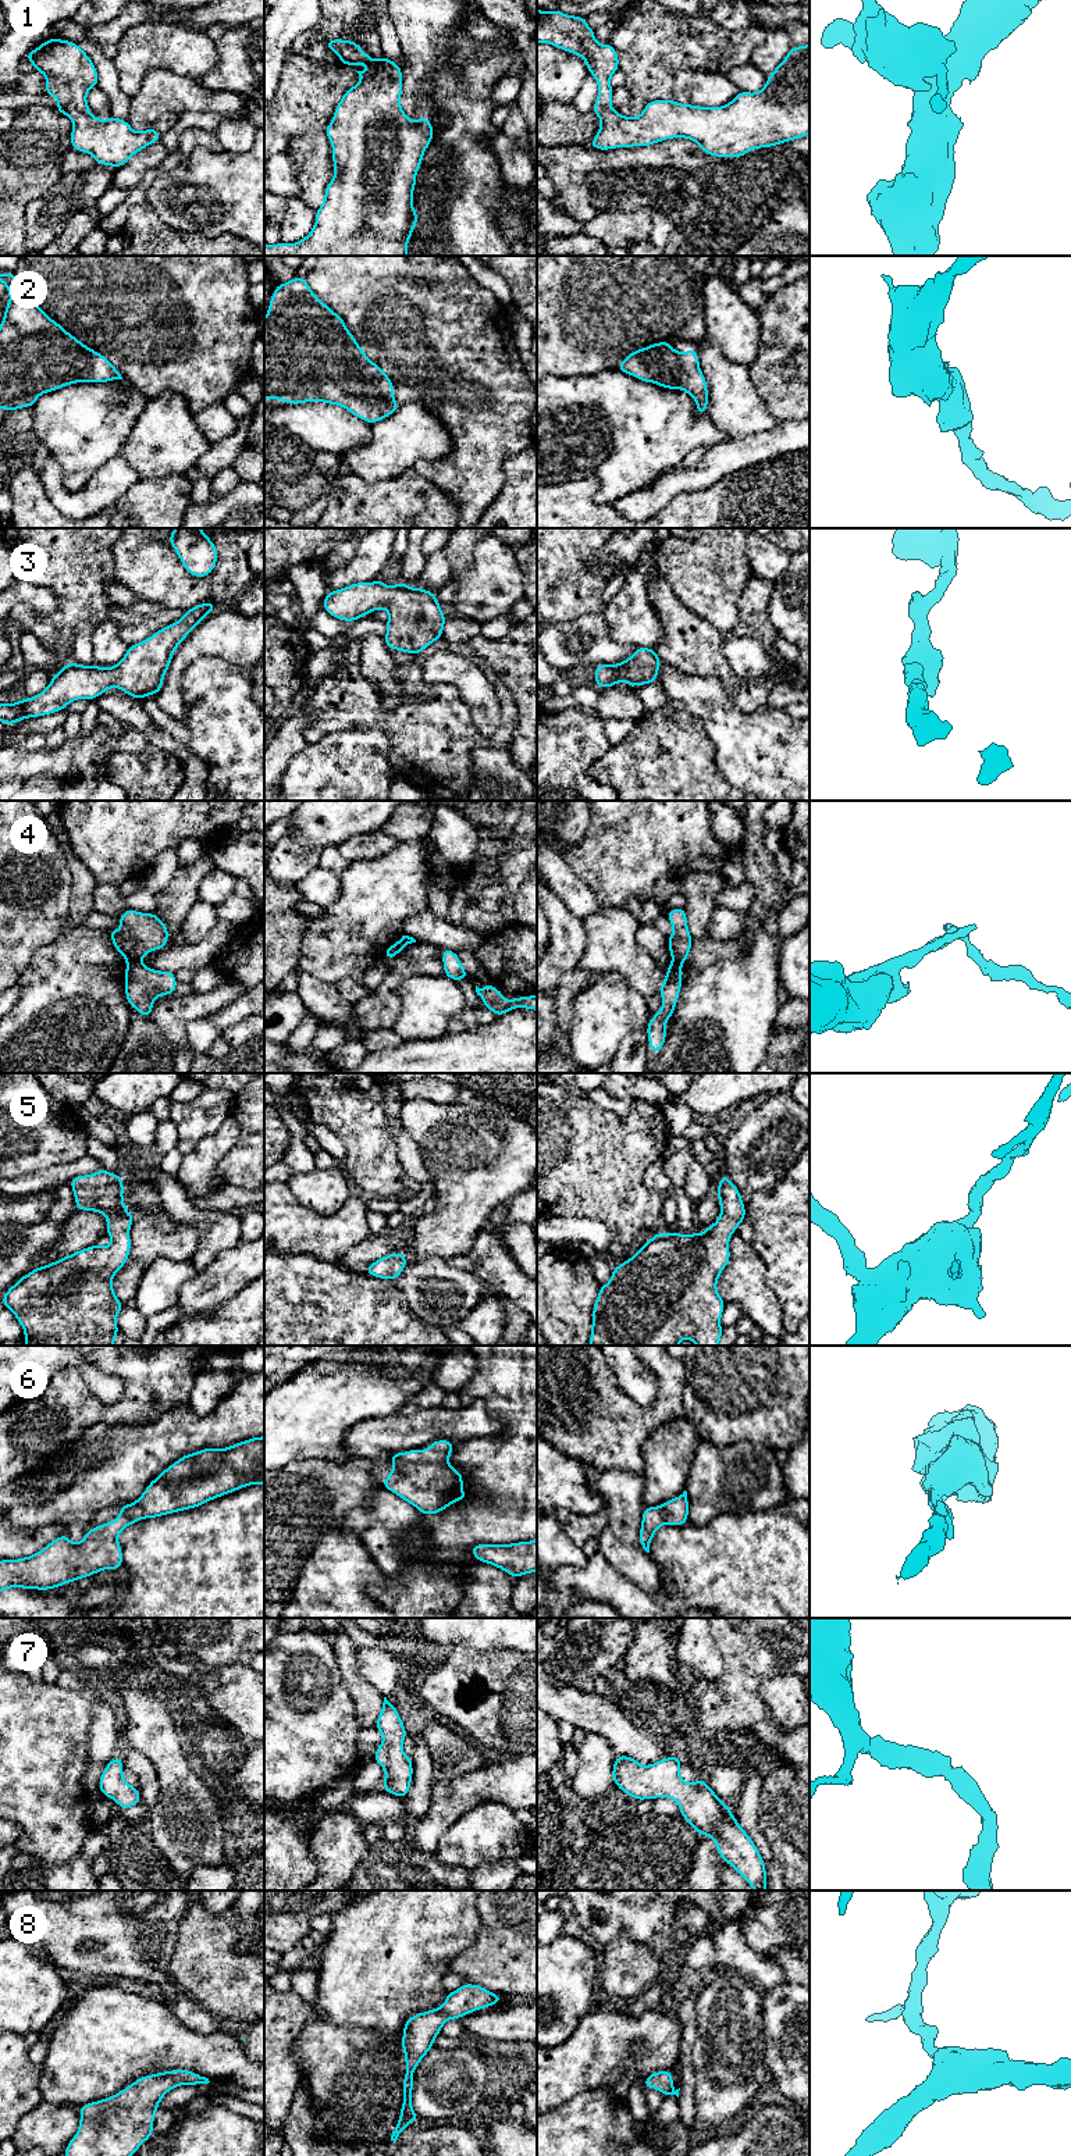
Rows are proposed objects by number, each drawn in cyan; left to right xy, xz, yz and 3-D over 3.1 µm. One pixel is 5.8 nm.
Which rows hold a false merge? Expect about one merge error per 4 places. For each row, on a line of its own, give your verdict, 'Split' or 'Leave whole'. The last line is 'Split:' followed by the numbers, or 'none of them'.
1: Leave whole
2: Leave whole
3: Leave whole
4: Split
5: Leave whole
6: Leave whole
7: Leave whole
8: Leave whole
Split: 4

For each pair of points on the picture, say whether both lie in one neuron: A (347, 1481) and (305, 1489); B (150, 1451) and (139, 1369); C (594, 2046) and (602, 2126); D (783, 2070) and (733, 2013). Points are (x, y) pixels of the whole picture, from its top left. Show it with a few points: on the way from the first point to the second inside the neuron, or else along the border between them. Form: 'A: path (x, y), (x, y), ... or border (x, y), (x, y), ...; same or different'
A: path (337, 1488), (315, 1489); same
B: border (174, 1407), (148, 1424), (113, 1425); different
C: border (611, 2085), (584, 2091), (568, 2101); different
D: border (761, 2017), (764, 2062), (771, 2077); different

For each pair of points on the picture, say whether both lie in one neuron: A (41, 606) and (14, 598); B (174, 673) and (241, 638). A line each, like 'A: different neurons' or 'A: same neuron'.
A: same neuron
B: same neuron

